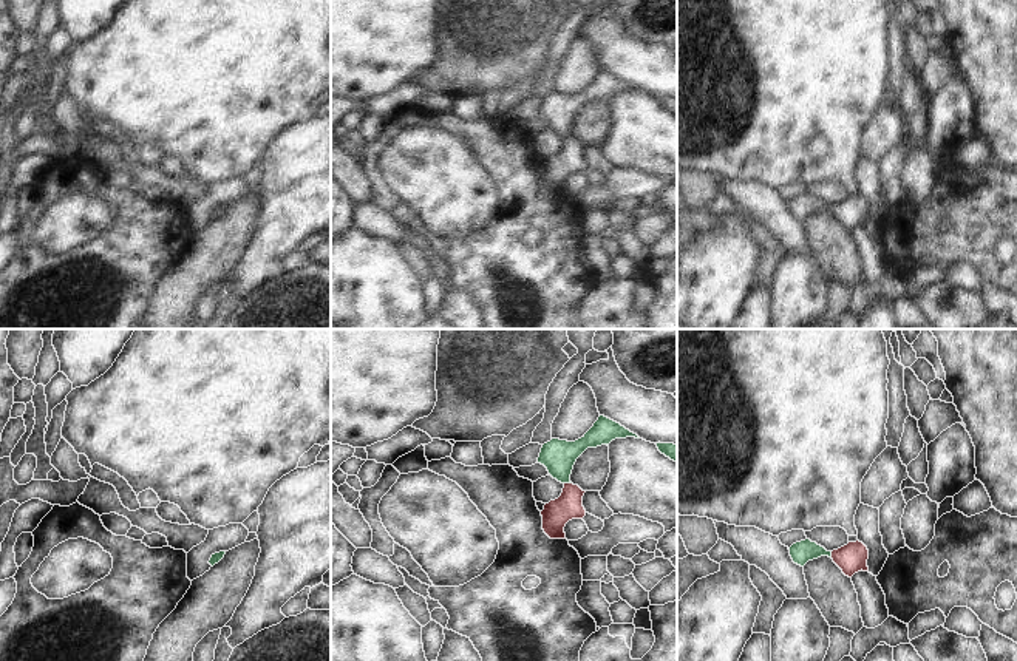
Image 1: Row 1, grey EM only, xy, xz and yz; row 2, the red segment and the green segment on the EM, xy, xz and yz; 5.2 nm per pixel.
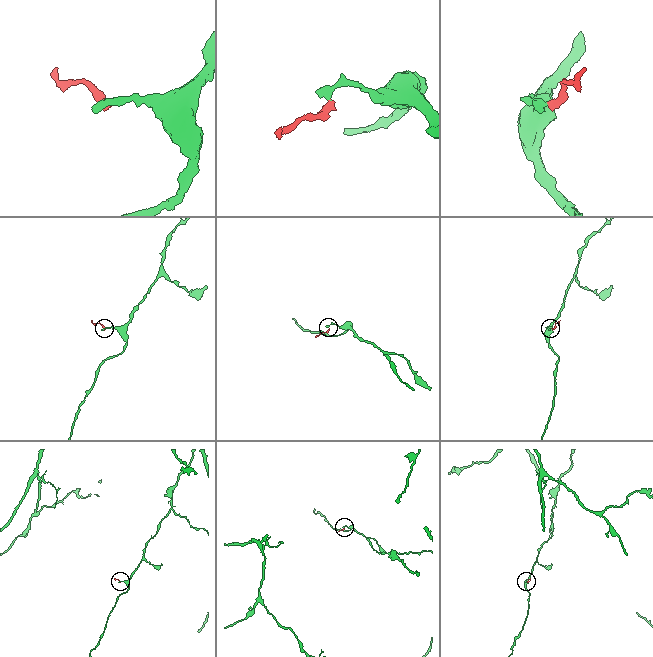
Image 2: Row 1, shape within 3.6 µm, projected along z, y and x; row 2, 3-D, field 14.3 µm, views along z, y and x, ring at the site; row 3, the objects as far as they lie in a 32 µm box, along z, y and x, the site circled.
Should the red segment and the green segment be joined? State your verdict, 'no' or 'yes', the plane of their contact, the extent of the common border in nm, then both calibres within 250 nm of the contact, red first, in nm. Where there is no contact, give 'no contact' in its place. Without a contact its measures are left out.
yes; meets red in xz; contact 40 nm long; 150 nm thick on the red side, 180 nm on the other

